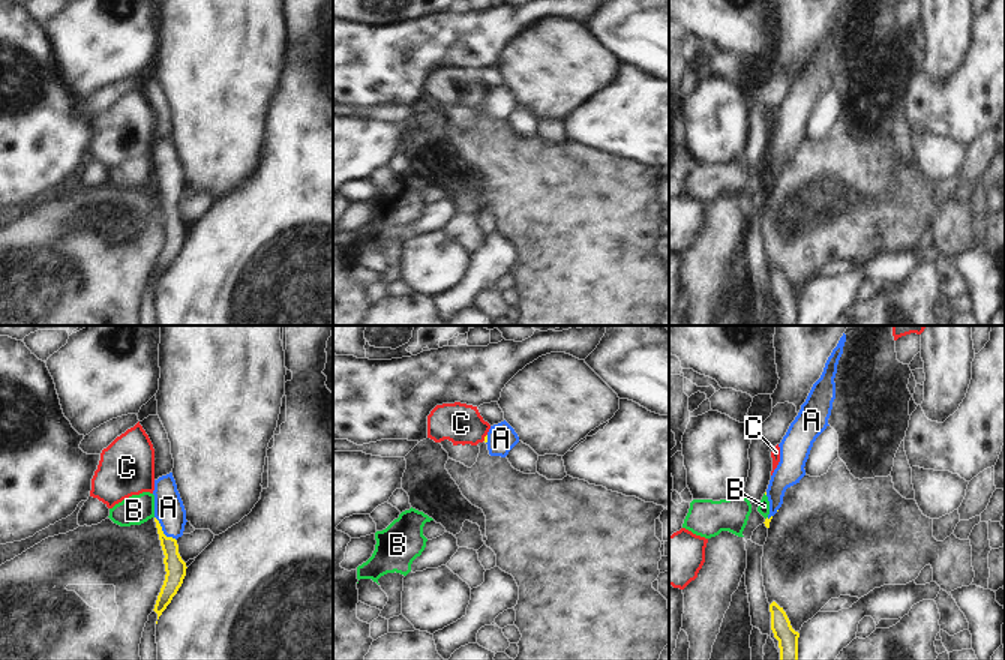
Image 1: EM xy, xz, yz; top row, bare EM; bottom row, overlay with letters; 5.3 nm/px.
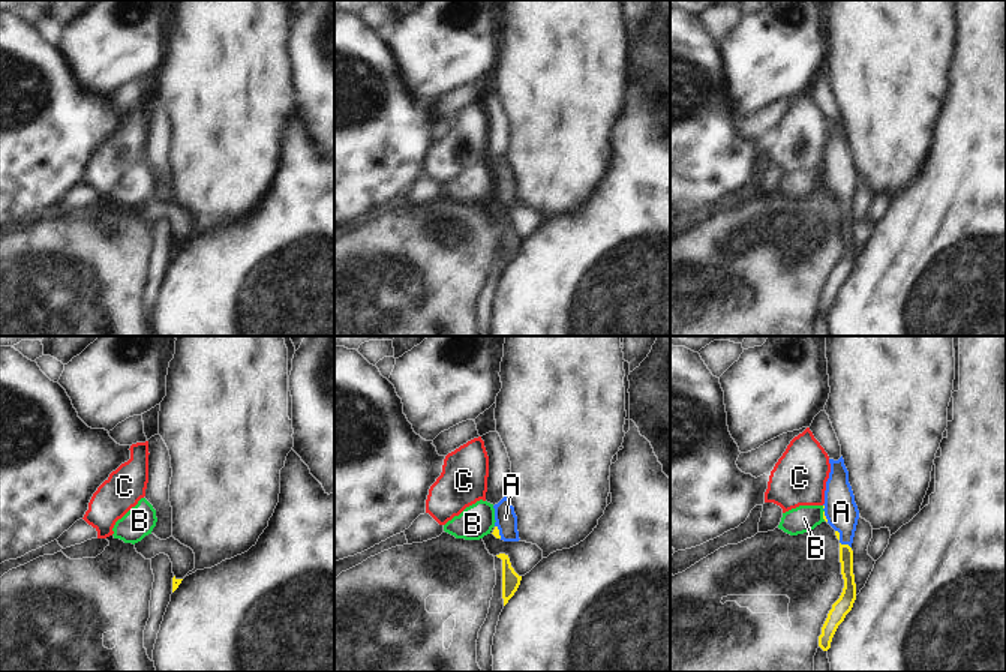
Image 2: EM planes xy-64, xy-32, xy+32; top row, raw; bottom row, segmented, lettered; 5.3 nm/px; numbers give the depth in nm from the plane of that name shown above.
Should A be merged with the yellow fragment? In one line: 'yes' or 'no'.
yes

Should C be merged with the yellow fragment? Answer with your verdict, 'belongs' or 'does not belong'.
does not belong

